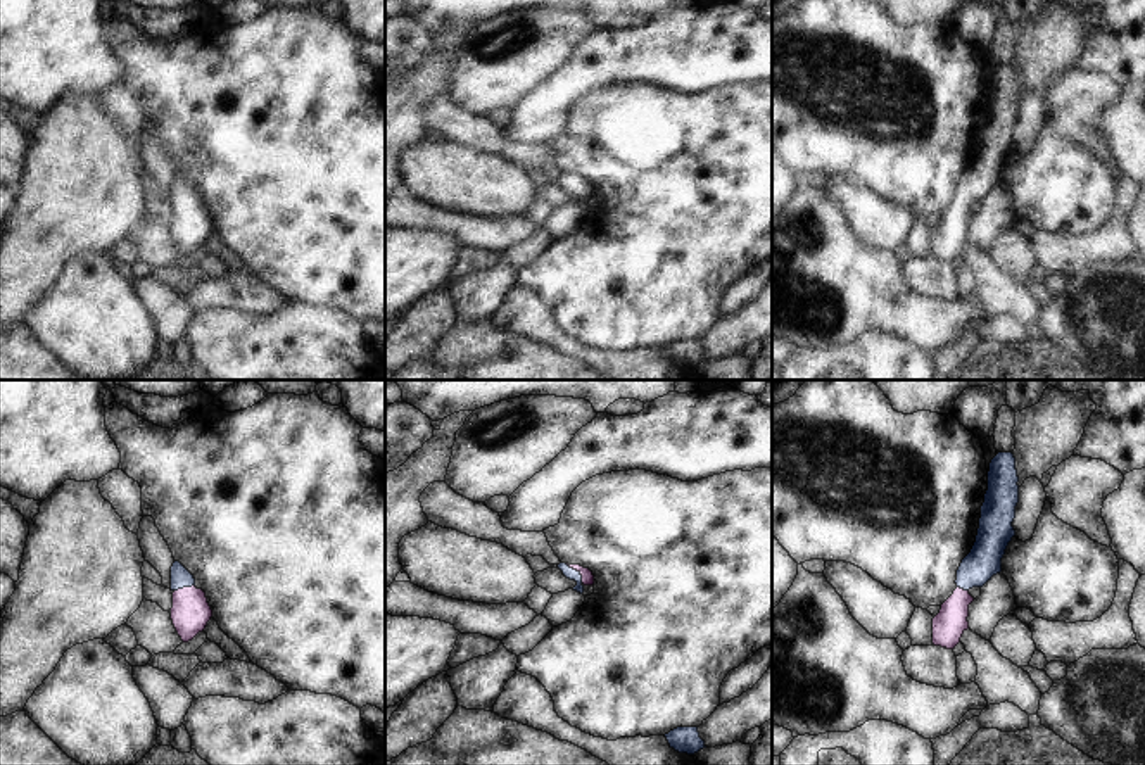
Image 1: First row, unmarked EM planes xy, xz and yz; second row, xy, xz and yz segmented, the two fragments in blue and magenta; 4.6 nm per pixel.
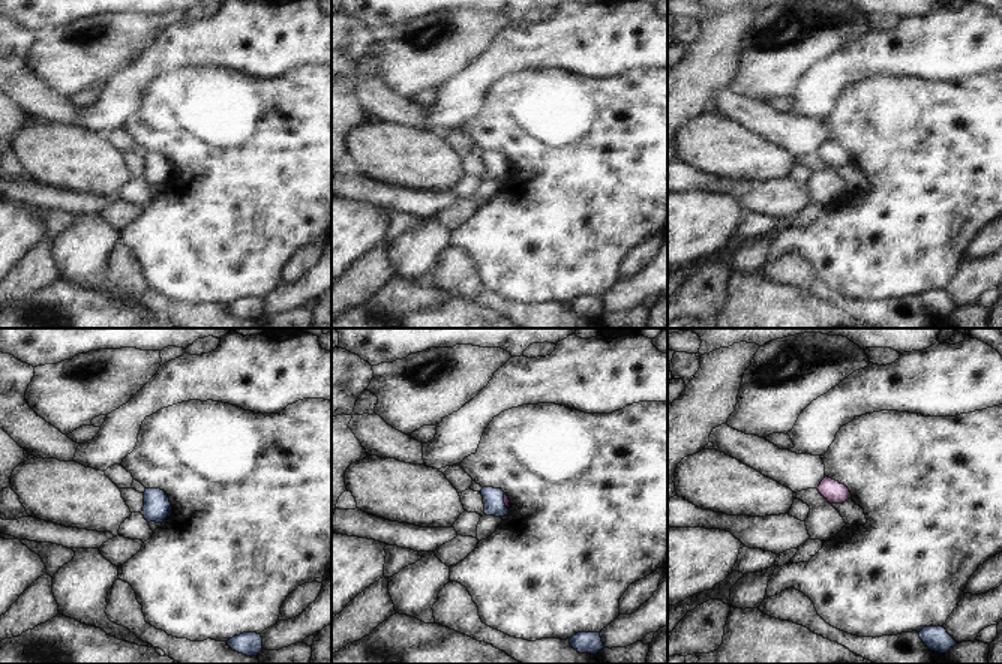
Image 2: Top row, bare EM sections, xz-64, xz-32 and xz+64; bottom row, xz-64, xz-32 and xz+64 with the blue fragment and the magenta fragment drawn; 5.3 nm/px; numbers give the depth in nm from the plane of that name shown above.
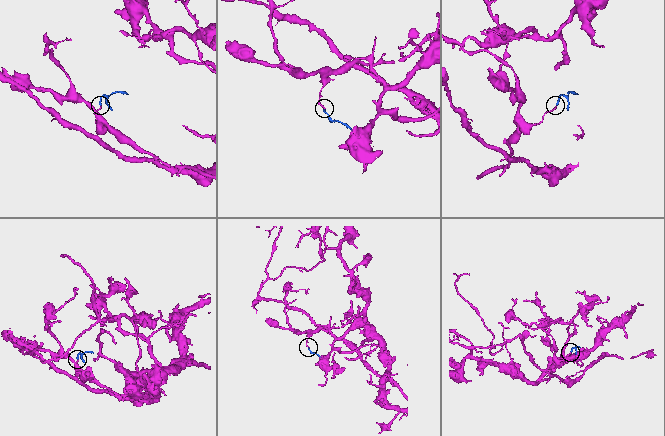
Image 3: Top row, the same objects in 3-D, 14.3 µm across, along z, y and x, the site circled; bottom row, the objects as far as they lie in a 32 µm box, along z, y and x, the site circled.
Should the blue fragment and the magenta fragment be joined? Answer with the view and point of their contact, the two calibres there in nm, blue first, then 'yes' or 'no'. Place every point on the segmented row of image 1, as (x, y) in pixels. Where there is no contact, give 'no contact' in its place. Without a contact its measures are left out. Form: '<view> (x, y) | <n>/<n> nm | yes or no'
xz (577, 572) | 50/60 nm | yes

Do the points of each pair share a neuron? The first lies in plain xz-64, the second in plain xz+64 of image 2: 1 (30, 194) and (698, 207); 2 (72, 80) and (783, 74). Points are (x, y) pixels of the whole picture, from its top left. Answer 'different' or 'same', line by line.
1: different
2: same

